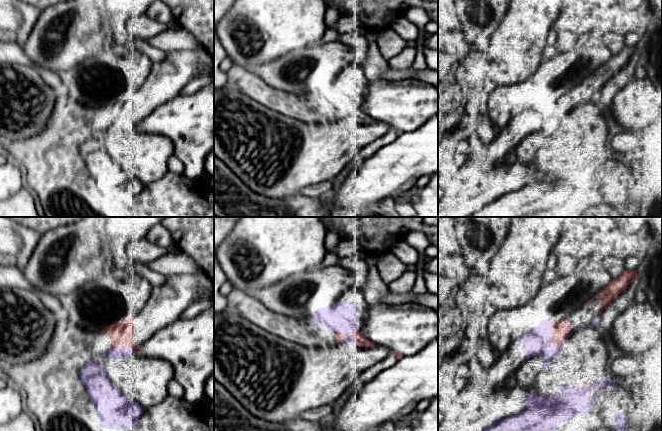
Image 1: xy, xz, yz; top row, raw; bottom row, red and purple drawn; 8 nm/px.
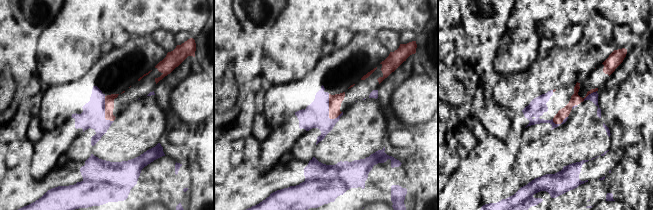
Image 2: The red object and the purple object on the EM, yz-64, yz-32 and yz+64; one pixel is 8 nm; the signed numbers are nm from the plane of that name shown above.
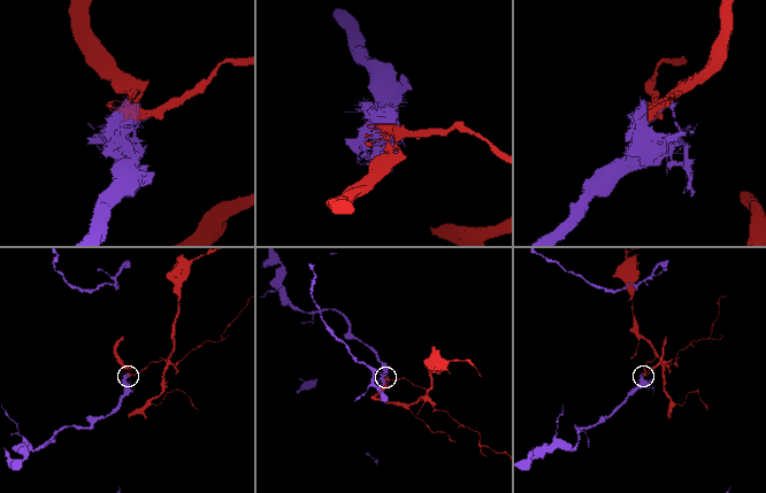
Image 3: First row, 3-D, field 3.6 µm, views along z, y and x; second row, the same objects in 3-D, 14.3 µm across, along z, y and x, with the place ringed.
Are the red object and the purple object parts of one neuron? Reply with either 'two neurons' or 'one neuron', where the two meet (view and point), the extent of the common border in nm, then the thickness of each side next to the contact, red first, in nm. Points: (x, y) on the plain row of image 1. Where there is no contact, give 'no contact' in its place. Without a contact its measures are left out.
two neurons; contact yz (553, 110); length 240 nm; calibres 140 and 200 nm

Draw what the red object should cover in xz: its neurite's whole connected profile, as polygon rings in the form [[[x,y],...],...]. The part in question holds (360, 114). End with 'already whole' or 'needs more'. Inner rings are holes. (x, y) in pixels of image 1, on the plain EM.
[[[351,108],[350,113],[355,113],[360,123],[372,123],[375,119],[364,112],[362,108]]]; already whole

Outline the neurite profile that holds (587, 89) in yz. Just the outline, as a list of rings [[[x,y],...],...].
[[[600,74],[594,75],[591,79],[583,81],[580,85],[569,92],[570,110],[591,100],[591,98],[602,89],[602,77]]]

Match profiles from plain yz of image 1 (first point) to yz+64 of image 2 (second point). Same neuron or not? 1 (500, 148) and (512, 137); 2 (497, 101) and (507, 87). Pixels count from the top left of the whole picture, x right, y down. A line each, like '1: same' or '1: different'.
1: same
2: same

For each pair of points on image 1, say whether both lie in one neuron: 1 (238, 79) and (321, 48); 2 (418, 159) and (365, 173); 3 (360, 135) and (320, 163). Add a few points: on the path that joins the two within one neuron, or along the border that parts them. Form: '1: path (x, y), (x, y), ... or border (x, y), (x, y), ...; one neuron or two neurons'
1: border (250, 70), (274, 87); two neurons
2: path (405, 160), (387, 173), (378, 173); one neuron
3: path (350, 137), (345, 138), (330, 153); one neuron

